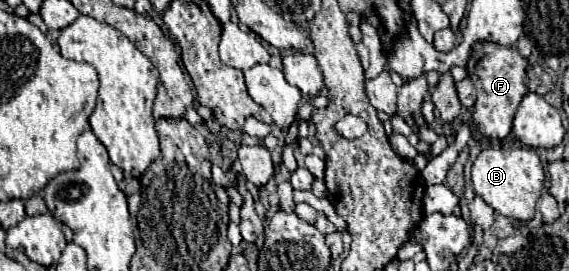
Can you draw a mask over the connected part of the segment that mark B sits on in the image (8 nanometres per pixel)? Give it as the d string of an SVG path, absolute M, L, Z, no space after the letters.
M482 149L472 165L472 187L496 213L530 221L534 207L544 187L544 169L534 149Z

